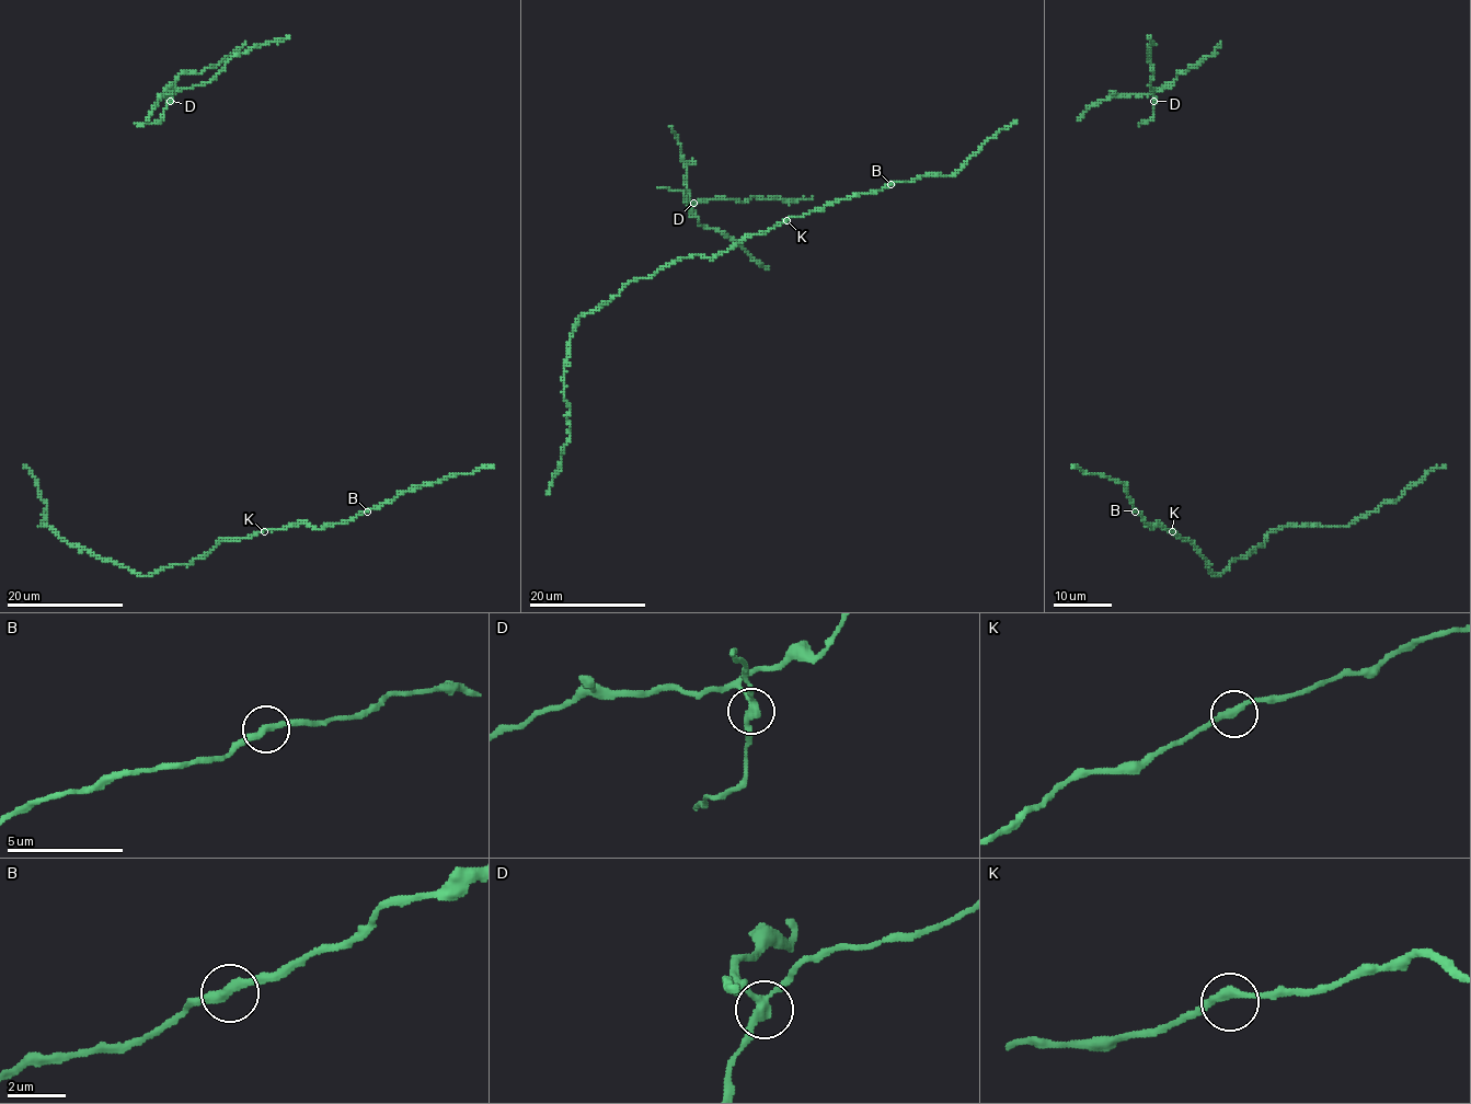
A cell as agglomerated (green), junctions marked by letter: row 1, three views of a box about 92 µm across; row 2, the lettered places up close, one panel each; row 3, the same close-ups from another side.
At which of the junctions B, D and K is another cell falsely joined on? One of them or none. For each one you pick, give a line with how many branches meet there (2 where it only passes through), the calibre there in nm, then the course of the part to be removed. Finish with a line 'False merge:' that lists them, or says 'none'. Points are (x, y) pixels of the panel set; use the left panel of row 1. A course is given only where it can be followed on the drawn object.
D: Branches: 3. Thickness 280 nm. Course of the part to remove: (170, 101), (164, 92), (173, 88), (179, 76), (217, 67), (244, 43)
False merge: D

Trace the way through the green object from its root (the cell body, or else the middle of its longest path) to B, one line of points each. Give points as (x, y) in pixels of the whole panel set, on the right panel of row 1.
B: (1170, 529), (1159, 522), (1151, 529), (1135, 512)

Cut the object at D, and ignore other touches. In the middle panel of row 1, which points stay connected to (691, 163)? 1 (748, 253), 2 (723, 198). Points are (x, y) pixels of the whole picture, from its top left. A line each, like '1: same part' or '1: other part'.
1: same part
2: other part

